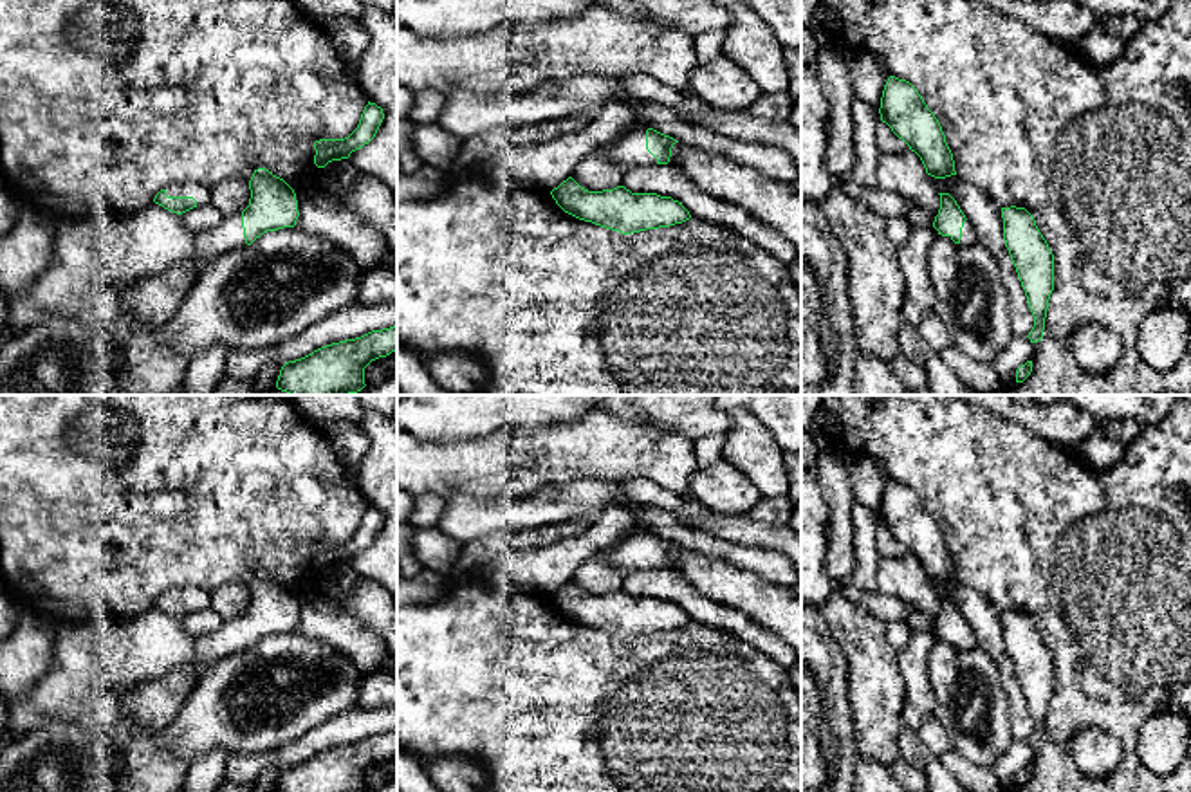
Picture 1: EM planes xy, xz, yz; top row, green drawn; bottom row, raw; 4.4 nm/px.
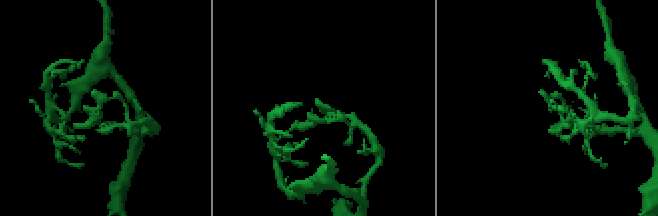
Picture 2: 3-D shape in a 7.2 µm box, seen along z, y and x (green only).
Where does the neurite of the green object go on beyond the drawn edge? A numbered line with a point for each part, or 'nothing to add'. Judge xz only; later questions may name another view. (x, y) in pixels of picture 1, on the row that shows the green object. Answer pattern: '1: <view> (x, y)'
1: xz (630, 152)

